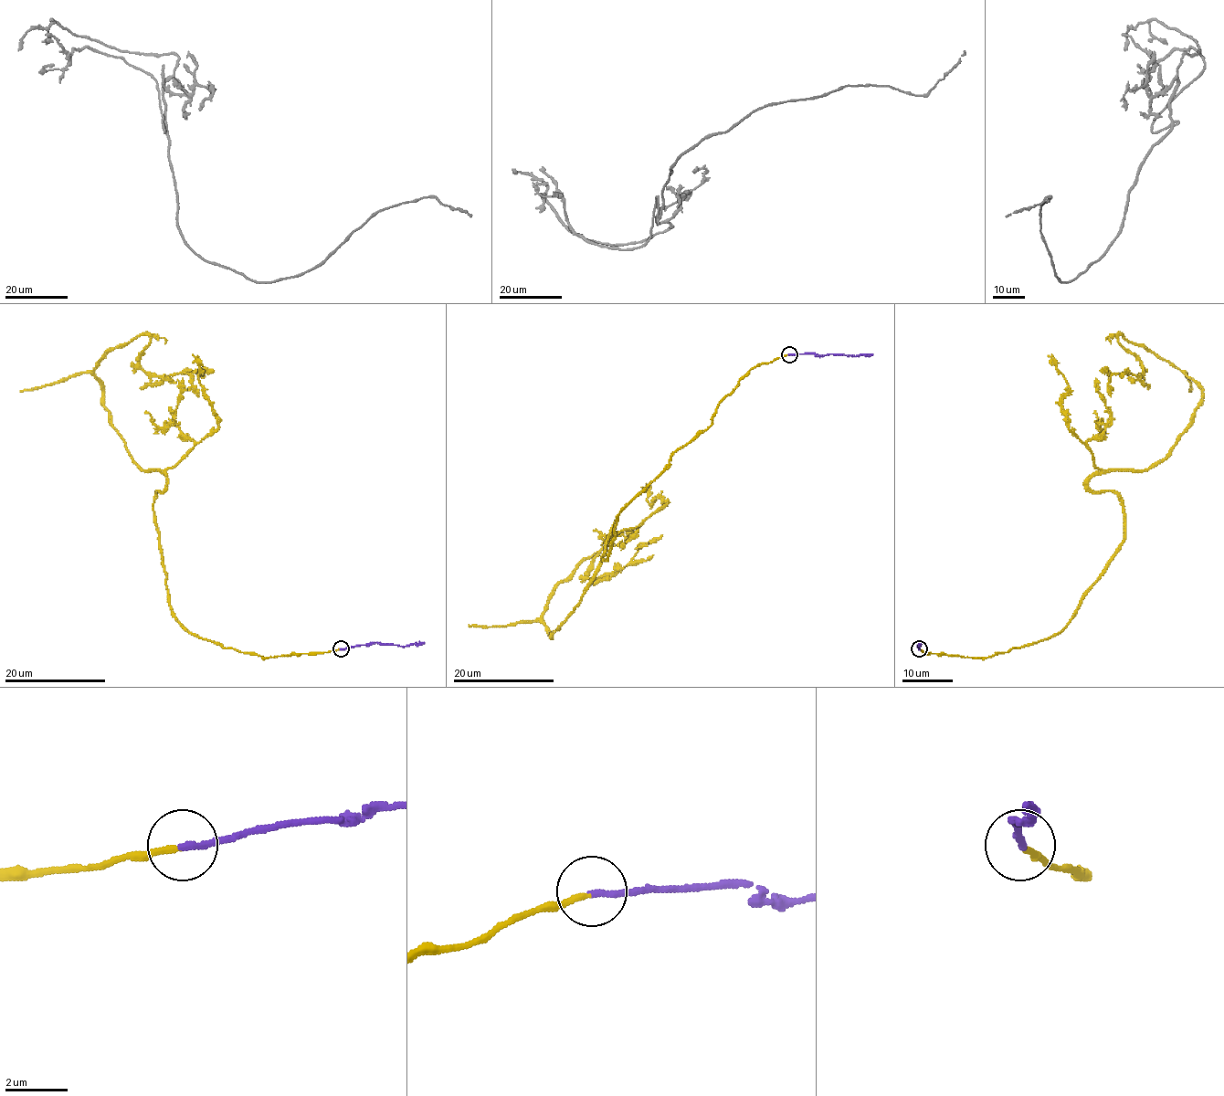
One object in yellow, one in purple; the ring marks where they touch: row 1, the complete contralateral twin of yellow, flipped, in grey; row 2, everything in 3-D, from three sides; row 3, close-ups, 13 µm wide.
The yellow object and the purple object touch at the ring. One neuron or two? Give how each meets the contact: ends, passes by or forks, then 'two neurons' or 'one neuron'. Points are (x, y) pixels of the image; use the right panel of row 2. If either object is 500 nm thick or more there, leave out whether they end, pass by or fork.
yellow ends; purple ends; one neuron

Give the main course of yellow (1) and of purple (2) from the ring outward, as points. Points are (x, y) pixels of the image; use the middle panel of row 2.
1: (788, 355), (623, 510), (552, 637), (575, 570), (598, 553), (588, 577), (618, 573), (662, 535)
2: (789, 353), (870, 356), (872, 353)

